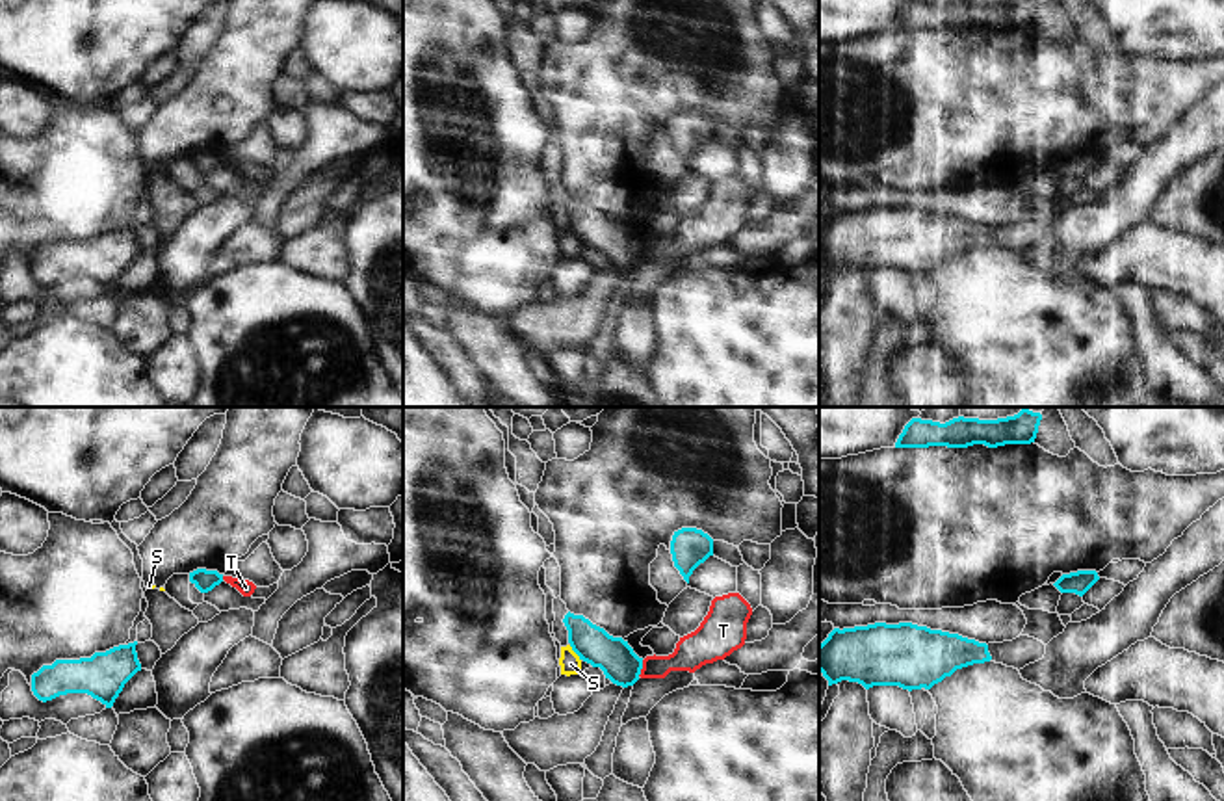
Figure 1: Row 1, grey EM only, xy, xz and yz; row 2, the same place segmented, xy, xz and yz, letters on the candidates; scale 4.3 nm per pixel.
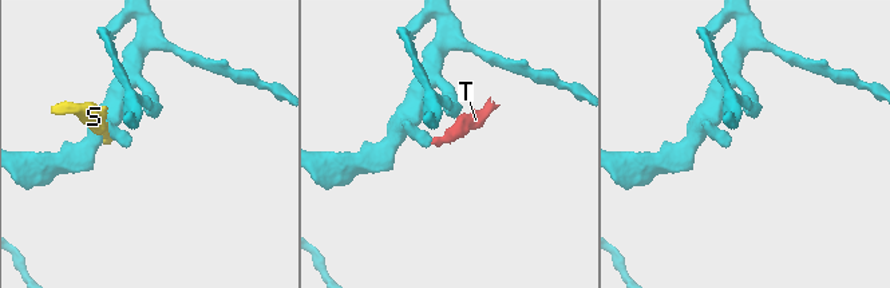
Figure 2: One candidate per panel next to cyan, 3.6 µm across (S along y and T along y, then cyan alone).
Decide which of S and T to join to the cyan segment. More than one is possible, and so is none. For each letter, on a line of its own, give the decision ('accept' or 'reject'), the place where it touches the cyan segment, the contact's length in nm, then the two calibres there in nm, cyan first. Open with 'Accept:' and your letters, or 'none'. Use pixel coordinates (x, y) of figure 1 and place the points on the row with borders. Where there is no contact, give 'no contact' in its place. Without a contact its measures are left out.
Accept: none
S: reject; meets cyan in xz at (574, 651); contact 90 nm long; 160 nm thick on the cyan side, 90 nm on the other
T: reject; meets cyan in xz at (641, 668); contact 80 nm long; 160 nm thick on the cyan side, 150 nm on the other

